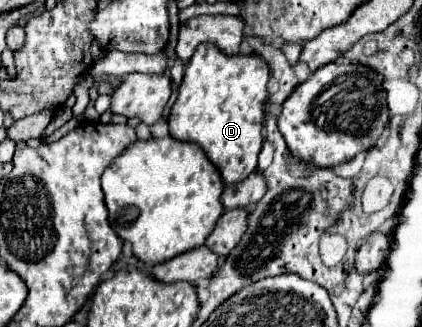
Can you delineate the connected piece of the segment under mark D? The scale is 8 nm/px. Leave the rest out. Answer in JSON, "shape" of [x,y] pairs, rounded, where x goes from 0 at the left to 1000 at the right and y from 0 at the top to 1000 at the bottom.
{"shape":[[[474,135],[464,147],[460,171],[450,177],[450,190],[441,196],[436,245],[422,275],[422,306],[412,312],[412,324],[403,336],[403,361],[398,361],[403,410],[417,428],[441,428],[441,434],[469,440],[488,465],[498,495],[521,520],[536,563],[573,557],[611,508],[611,471],[616,471],[621,434],[626,434],[621,385],[626,385],[626,361],[630,361],[626,318],[635,300],[635,275],[630,275],[635,245],[640,245],[640,208],[630,202],[630,190],[616,171],[607,171],[607,165],[540,171],[526,153],[517,153],[517,141],[507,141],[507,135]]]}

